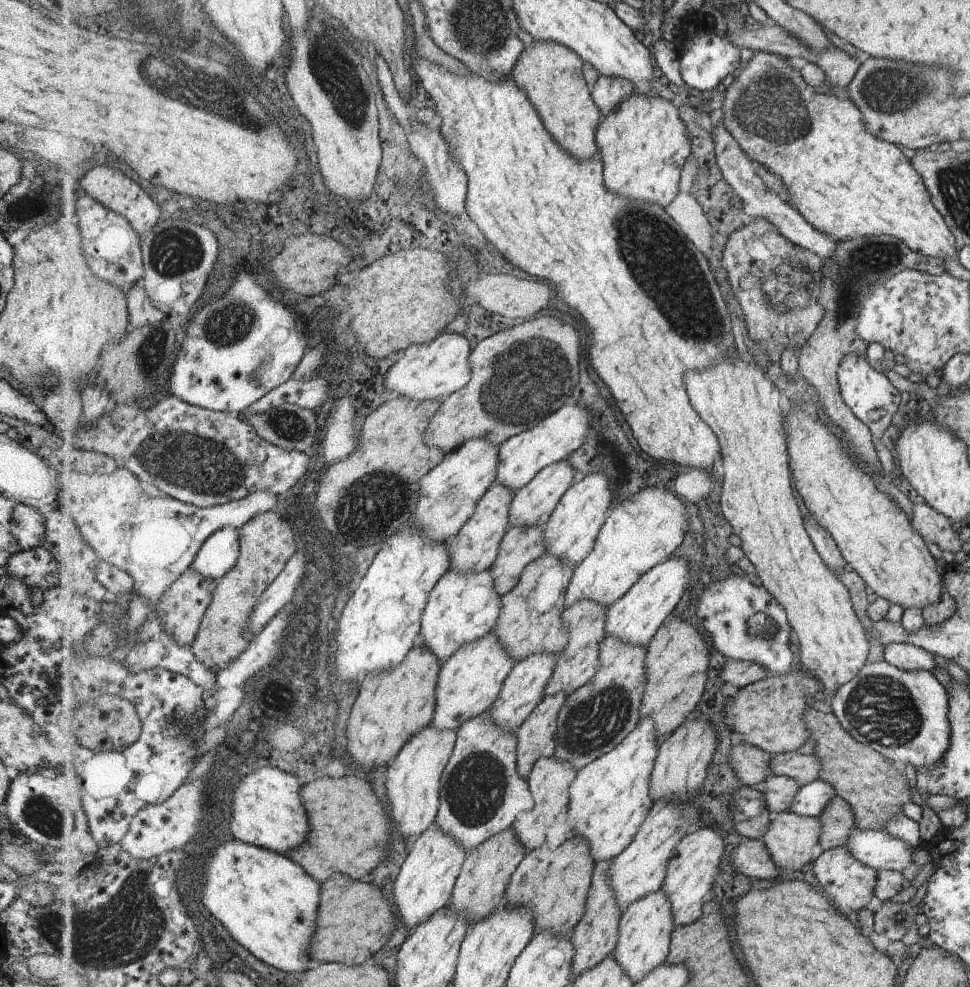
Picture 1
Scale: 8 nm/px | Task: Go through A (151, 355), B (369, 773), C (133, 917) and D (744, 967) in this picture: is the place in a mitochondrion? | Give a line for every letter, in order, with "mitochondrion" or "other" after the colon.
A: mitochondrion
B: other
C: mitochondrion
D: other

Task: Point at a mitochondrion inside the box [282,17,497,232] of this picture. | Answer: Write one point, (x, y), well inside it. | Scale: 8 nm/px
(337, 78)

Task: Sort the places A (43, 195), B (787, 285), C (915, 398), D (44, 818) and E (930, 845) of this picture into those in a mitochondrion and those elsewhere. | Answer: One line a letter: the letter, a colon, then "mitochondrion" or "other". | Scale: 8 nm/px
A: mitochondrion
B: mitochondrion
C: mitochondrion
D: mitochondrion
E: other

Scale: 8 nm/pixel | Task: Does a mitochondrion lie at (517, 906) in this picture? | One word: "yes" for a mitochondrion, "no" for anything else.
no

